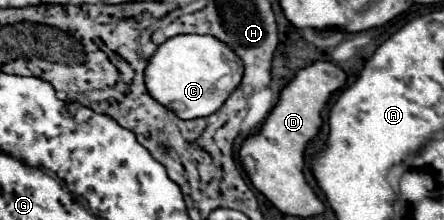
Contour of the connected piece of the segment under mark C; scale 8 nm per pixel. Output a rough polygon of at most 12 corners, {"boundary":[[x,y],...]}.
{"boundary":[[176,35],[146,67],[180,119],[218,111],[244,63],[212,35]]}

